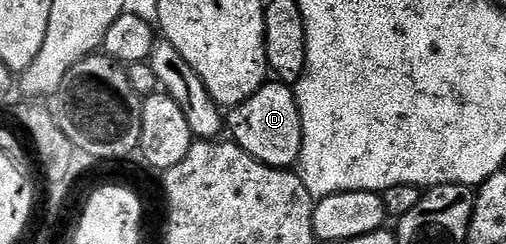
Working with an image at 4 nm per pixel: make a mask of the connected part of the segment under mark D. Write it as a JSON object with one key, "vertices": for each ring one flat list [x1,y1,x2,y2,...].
{"vertices":[[279,79,265,81,250,99,227,110,226,129,231,140,240,145,242,151,254,155,254,159,275,169,292,169,302,151,302,115,298,111,295,88]]}

